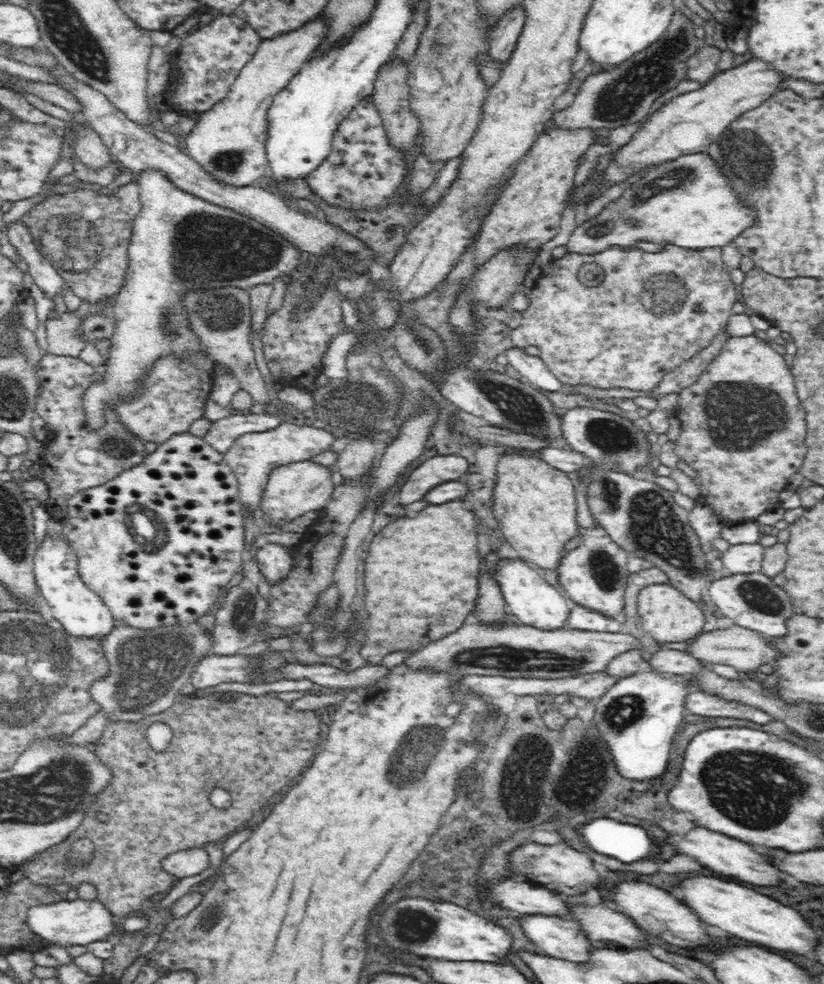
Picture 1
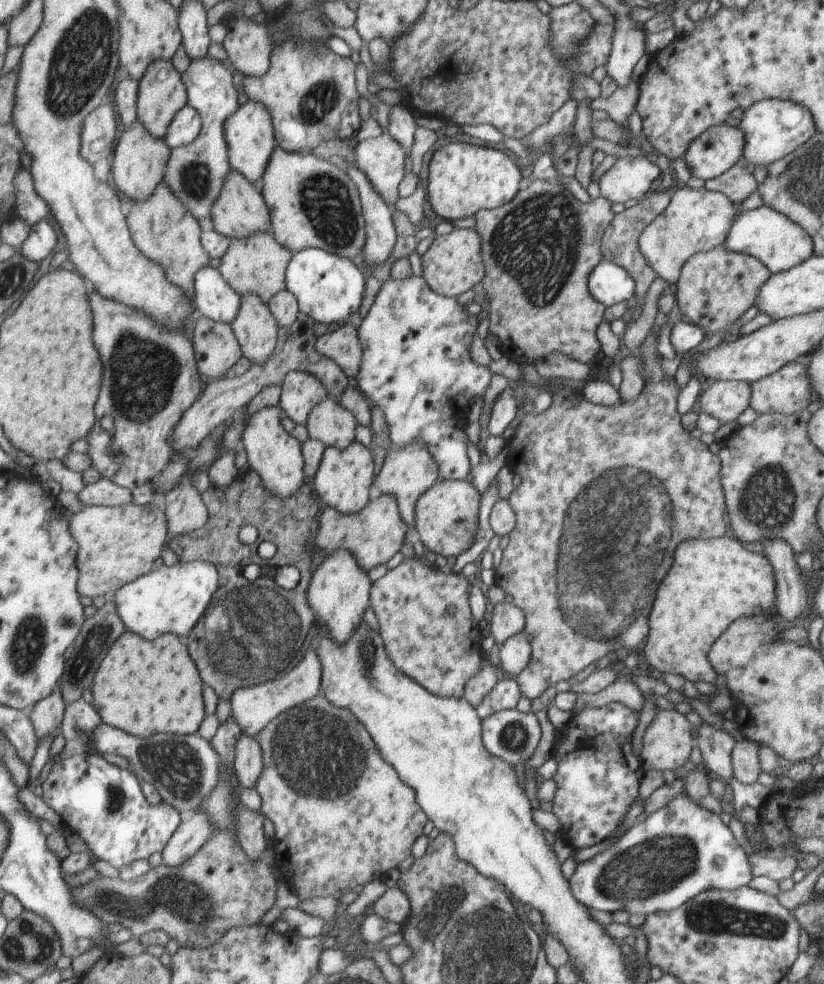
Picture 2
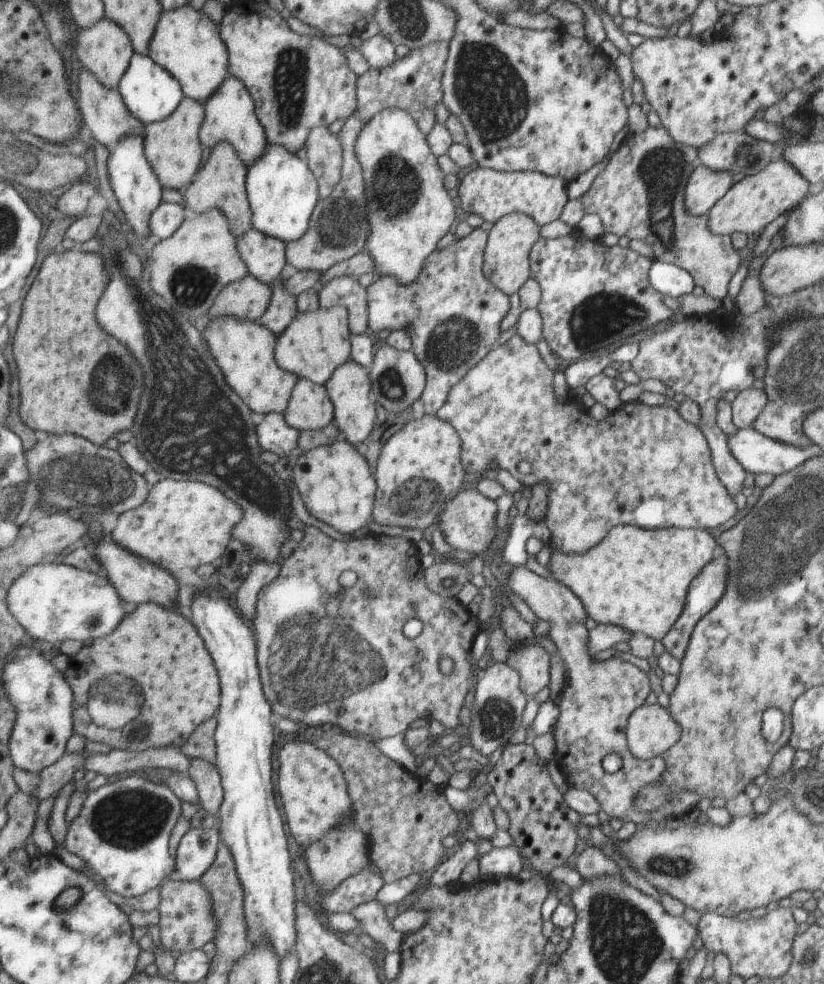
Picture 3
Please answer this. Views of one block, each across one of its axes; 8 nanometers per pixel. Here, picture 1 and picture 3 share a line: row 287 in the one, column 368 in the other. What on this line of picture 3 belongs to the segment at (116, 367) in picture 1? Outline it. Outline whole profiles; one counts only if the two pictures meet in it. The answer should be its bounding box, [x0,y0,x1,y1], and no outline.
[355,110,456,284]

